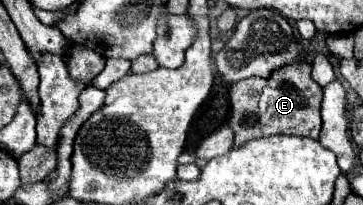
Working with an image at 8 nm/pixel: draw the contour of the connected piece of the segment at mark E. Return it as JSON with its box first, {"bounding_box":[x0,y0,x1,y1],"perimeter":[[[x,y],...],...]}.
{"bounding_box":[229,62,321,146],"perimeter":[[[293,62],[291,66],[279,68],[271,78],[245,78],[231,86],[231,120],[229,126],[235,132],[235,146],[241,146],[249,140],[273,136],[273,134],[291,134],[291,136],[309,136],[319,138],[321,132],[321,86],[311,78],[309,62]]]}

